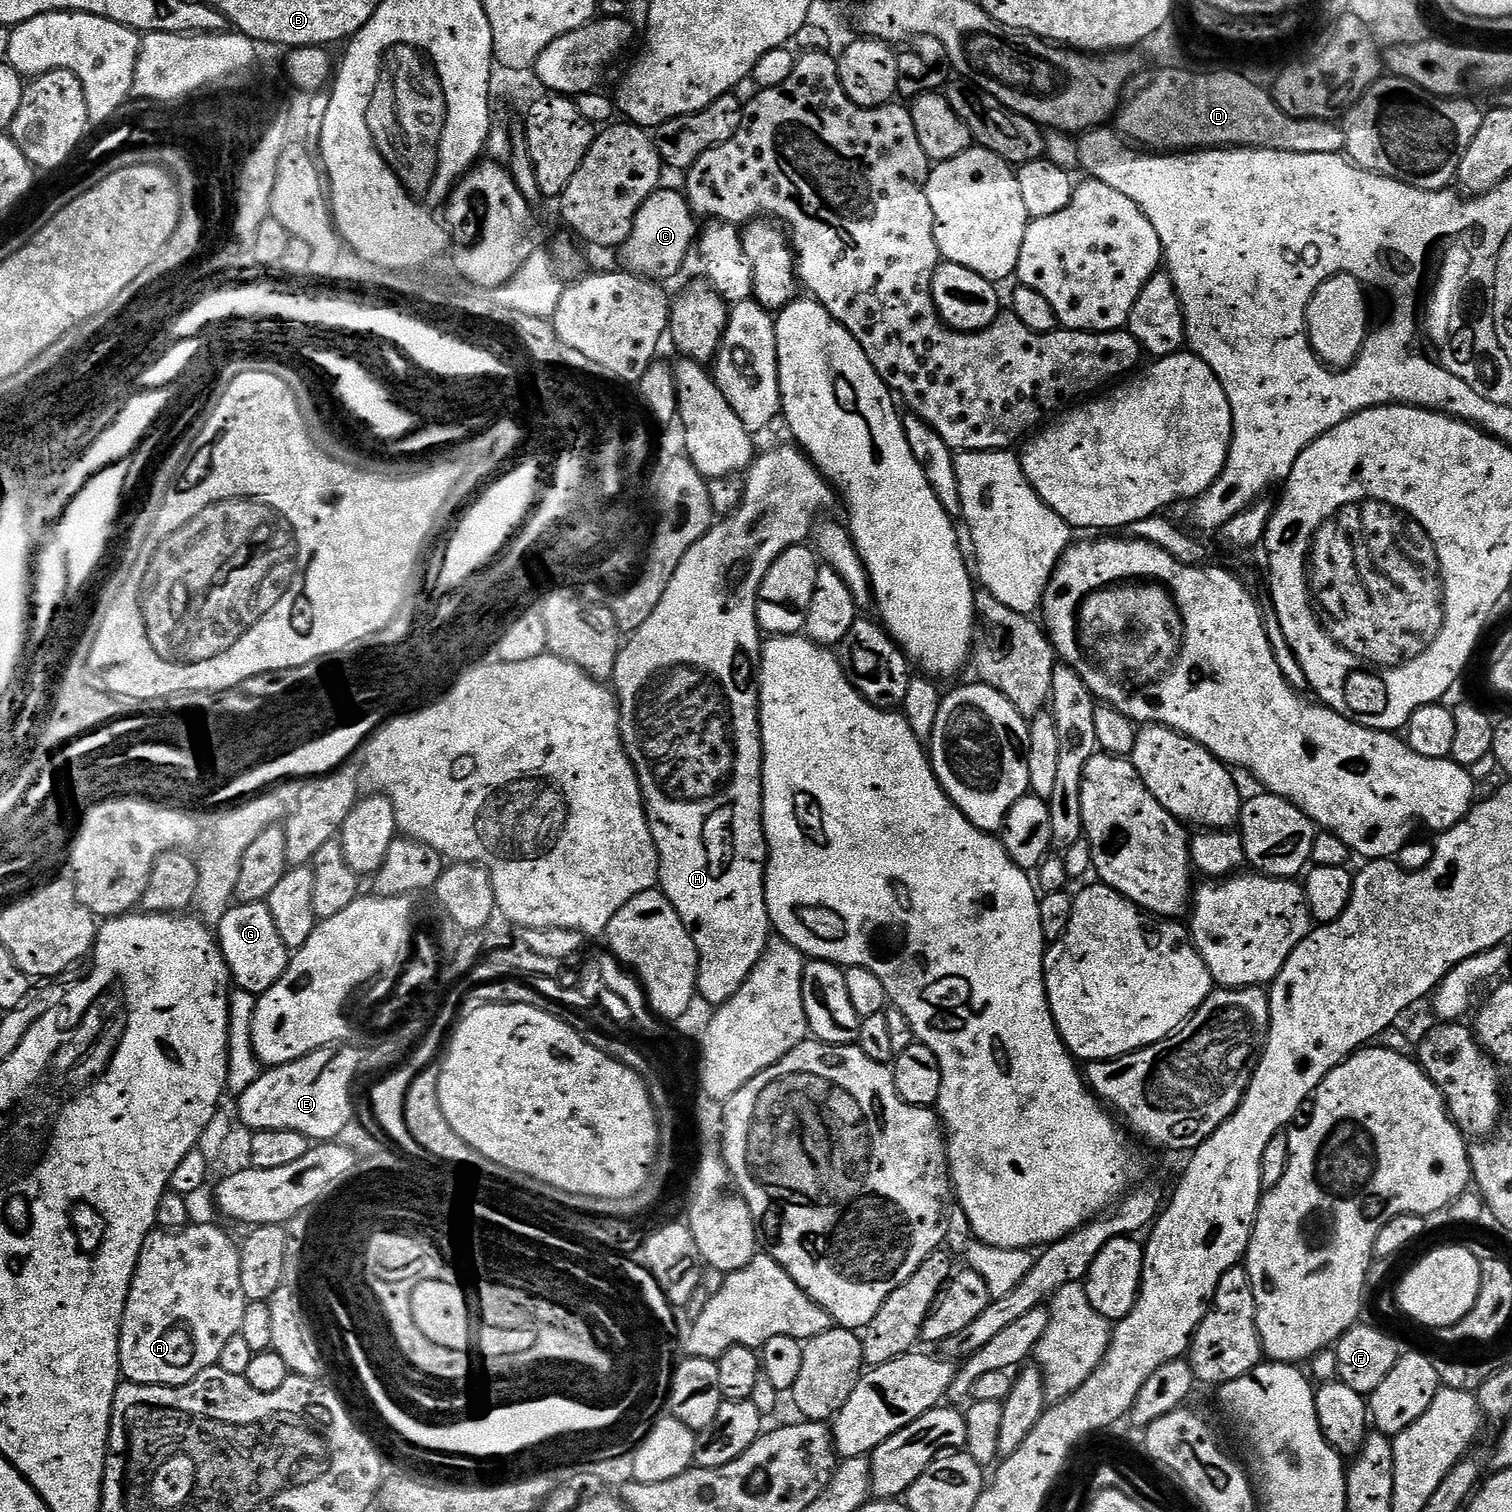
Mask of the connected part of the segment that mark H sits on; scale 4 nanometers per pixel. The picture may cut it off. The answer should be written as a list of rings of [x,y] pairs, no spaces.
[[[791,443],[781,448],[772,448],[753,459],[747,469],[744,481],[744,496],[740,499],[740,507],[733,510],[732,515],[723,517],[713,523],[711,530],[702,537],[690,550],[686,550],[686,558],[678,566],[674,578],[670,578],[670,586],[666,586],[666,594],[662,594],[662,602],[654,609],[654,614],[646,618],[643,626],[627,637],[616,660],[616,669],[612,671],[611,683],[614,695],[620,705],[620,742],[624,752],[630,758],[634,770],[638,774],[640,789],[644,795],[644,809],[648,815],[650,834],[654,838],[654,846],[660,855],[659,891],[678,910],[678,918],[682,918],[682,926],[694,938],[694,946],[698,950],[700,965],[696,975],[696,991],[699,999],[711,1006],[725,1004],[738,990],[758,966],[762,954],[766,950],[770,933],[773,931],[768,919],[768,907],[764,897],[764,874],[768,870],[768,843],[764,837],[764,747],[760,737],[760,649],[762,633],[760,623],[756,620],[756,591],[760,589],[762,578],[766,578],[766,570],[778,559],[786,549],[795,544],[804,544],[813,535],[814,525],[818,517],[832,503],[837,503],[838,496],[824,475],[816,469],[815,464],[804,455],[799,447]]]

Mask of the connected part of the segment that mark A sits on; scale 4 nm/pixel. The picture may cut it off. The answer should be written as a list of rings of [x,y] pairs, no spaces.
[[[189,1223],[188,1227],[182,1228],[178,1232],[153,1230],[142,1246],[140,1257],[138,1258],[138,1266],[134,1270],[128,1301],[124,1307],[124,1317],[120,1323],[120,1371],[125,1381],[133,1384],[165,1384],[167,1388],[177,1388],[183,1384],[189,1384],[194,1377],[202,1374],[202,1370],[217,1367],[226,1342],[230,1342],[230,1338],[240,1335],[242,1318],[246,1315],[246,1306],[250,1303],[242,1290],[240,1244],[237,1241],[232,1241],[216,1224],[196,1223]]]

